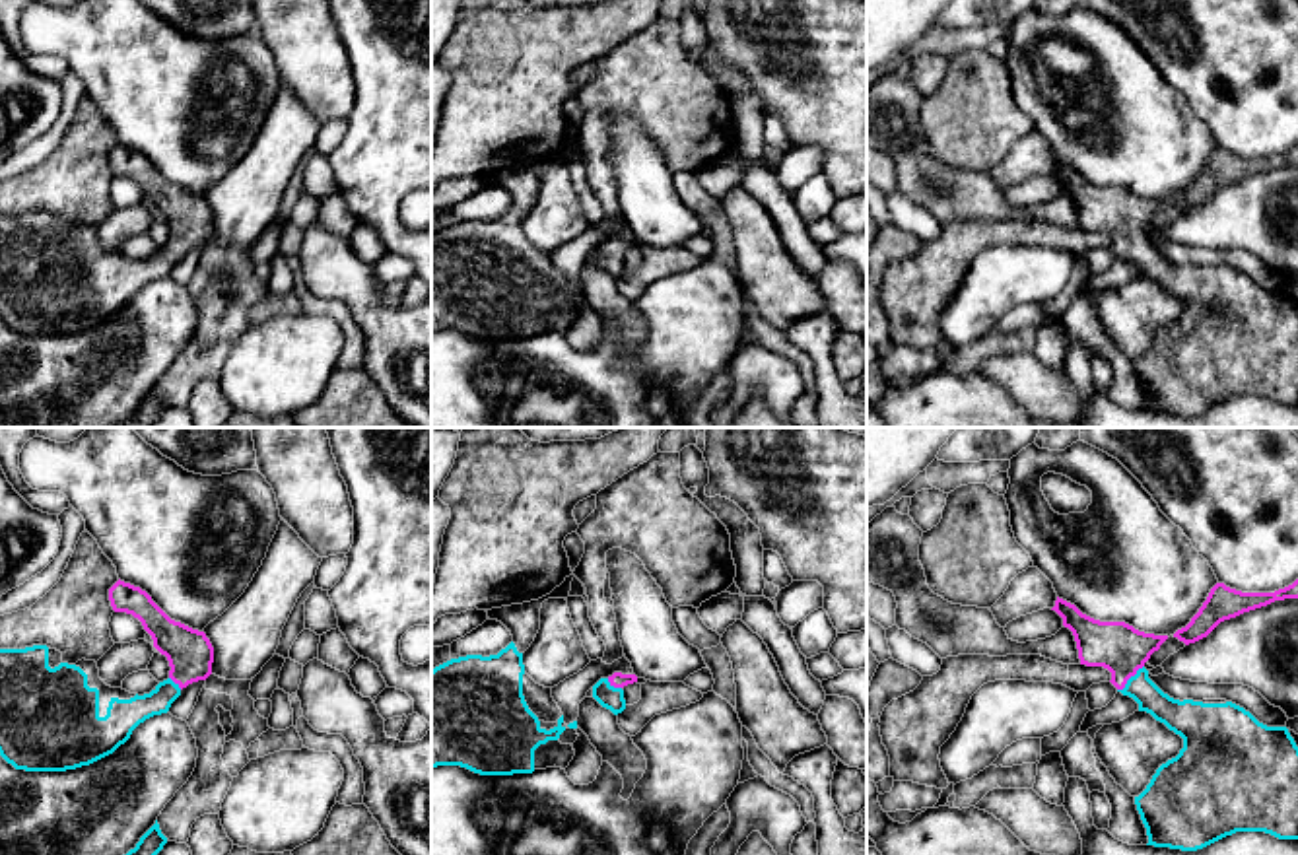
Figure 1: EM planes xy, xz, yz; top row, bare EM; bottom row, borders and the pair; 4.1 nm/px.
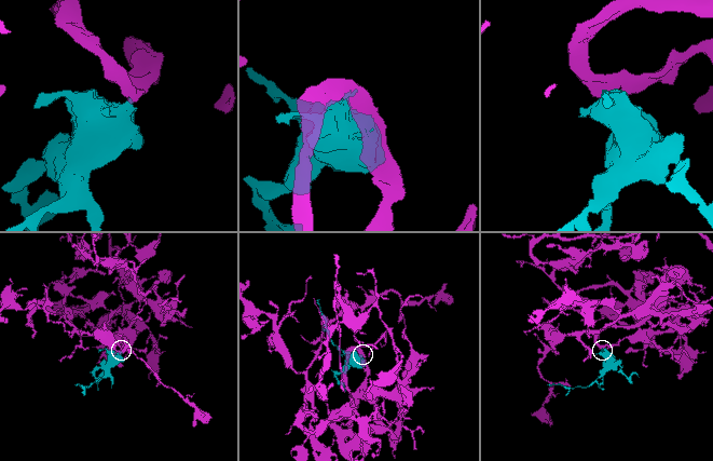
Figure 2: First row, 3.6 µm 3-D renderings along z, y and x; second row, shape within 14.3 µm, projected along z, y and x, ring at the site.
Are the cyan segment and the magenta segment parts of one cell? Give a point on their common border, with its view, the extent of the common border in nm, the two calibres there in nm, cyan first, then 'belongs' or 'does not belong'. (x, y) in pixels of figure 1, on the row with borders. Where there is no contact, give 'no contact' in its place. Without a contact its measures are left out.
meets cyan in yz at (1129, 679); contact 160 nm long; 120 nm thick on the cyan side, 200 nm on the other; belongs

